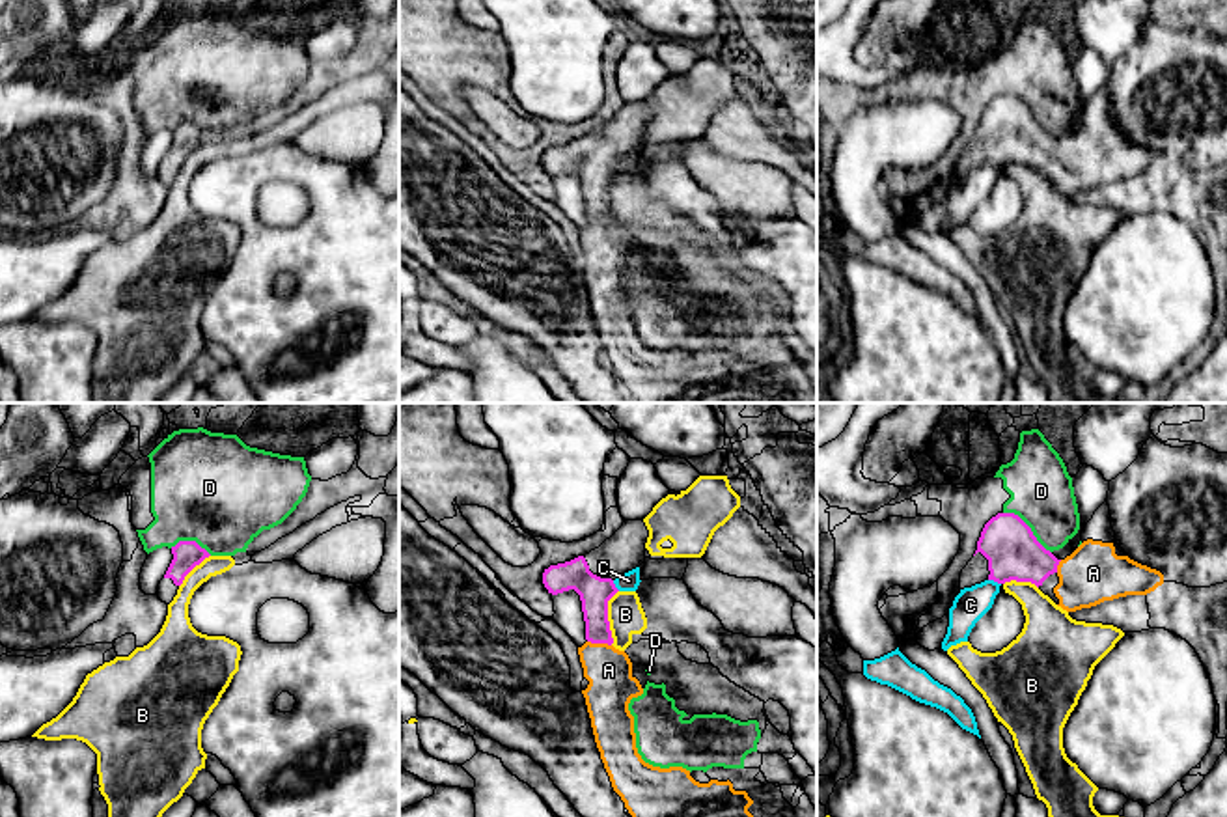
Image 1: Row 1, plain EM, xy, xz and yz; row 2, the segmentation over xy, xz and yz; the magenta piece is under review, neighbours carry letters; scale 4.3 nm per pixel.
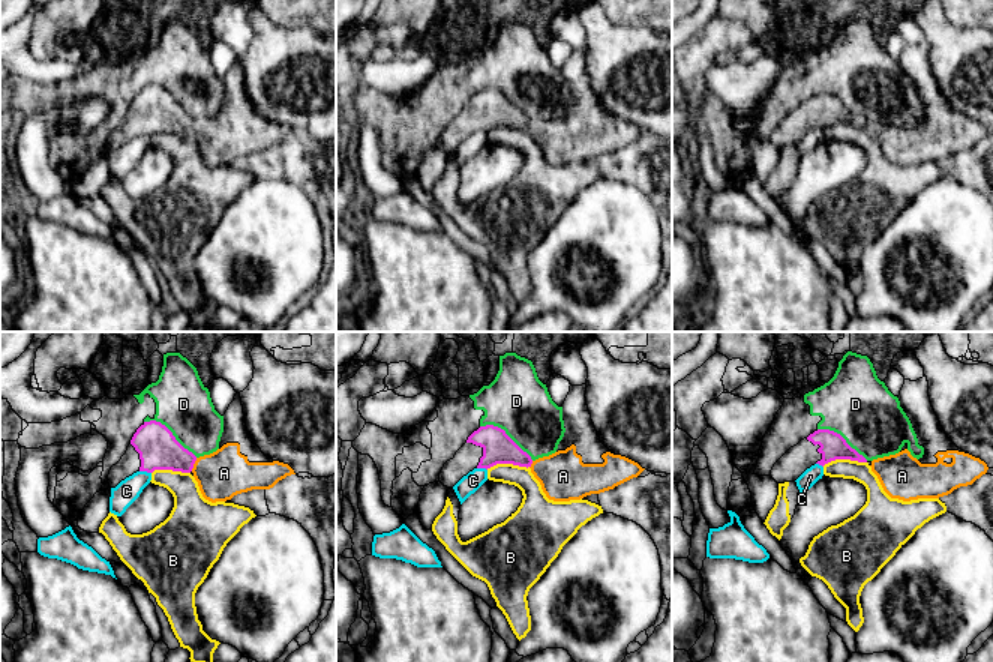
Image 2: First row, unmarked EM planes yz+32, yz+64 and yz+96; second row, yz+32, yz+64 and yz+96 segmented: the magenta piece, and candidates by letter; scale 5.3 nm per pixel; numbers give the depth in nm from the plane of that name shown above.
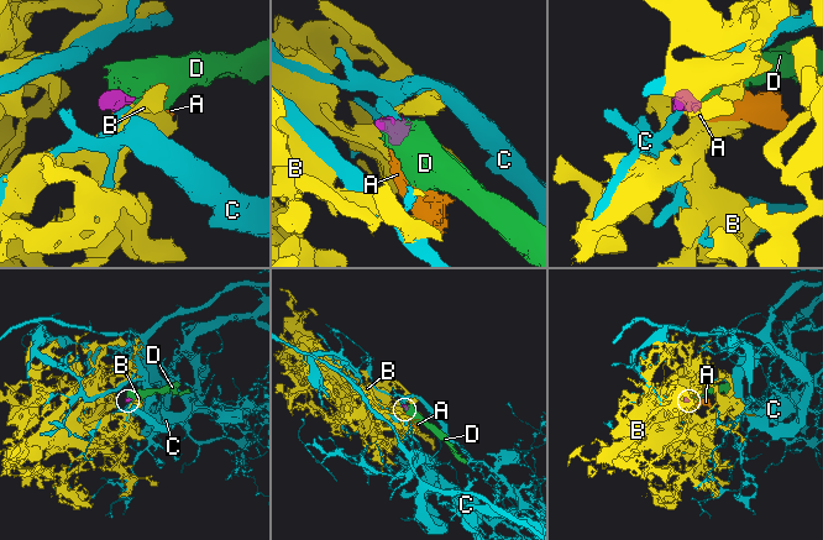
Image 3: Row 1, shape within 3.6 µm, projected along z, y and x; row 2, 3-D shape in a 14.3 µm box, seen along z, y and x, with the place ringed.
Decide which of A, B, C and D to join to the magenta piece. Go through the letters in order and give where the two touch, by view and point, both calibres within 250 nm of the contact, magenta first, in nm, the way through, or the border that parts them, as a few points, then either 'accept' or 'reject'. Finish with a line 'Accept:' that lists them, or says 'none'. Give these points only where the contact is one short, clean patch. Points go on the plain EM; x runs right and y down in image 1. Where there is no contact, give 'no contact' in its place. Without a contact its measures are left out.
A: xz (599, 224) | 140/200 nm | accept
B: xz (606, 200) | 140/160 nm | along xz (618, 172), (608, 183), (610, 226) | reject
C: yz (994, 163) | 240/150 nm | along yz (989, 161), (1000, 166) | reject
D: yz (1030, 110) | 240/280 nm | reject
Accept: A

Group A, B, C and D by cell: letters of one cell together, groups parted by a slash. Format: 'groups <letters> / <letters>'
groups A / B / C / D

